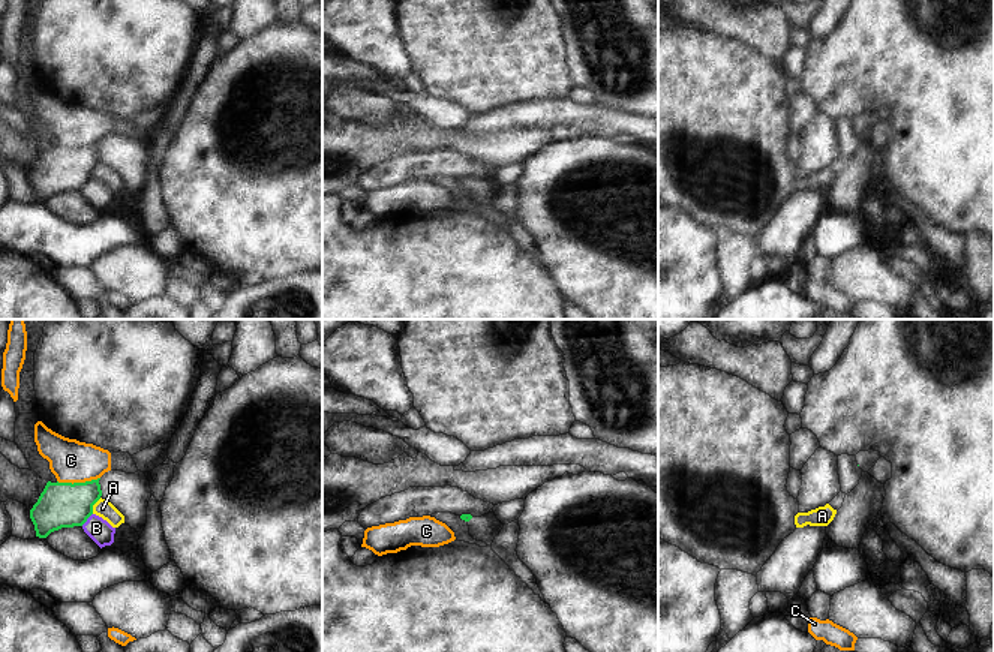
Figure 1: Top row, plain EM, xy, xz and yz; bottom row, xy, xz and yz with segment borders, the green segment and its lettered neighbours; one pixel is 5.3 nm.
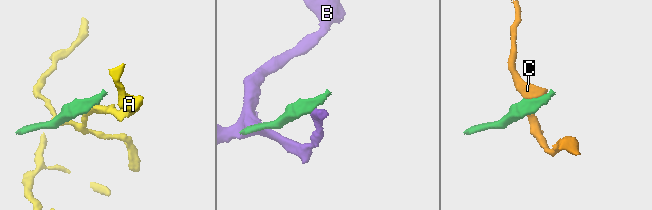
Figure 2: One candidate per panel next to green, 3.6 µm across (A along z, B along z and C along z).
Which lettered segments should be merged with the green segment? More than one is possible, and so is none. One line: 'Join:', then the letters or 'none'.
Join: none

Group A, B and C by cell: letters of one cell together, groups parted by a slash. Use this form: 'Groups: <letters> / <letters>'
Groups: A / B / C

